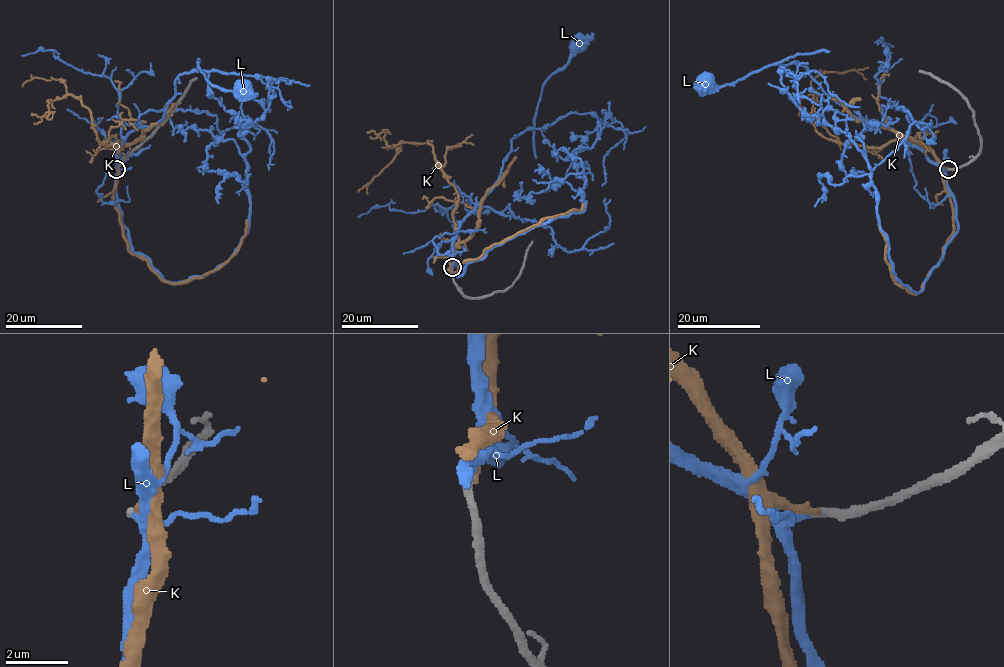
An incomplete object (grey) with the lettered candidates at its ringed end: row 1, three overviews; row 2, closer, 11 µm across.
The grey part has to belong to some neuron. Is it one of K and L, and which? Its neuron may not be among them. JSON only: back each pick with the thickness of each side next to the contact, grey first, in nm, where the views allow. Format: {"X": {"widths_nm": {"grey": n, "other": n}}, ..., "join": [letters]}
{"L": {"widths_nm": {"grey": 280, "other": 260}}, "join": ["L"]}

